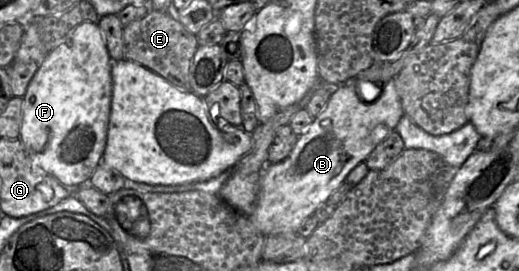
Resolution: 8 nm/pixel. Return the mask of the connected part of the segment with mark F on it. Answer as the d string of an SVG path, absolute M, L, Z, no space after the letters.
M97 22L82 23L75 27L75 29L68 36L66 36L65 39L63 39L51 52L49 52L45 60L39 65L38 70L31 79L27 87L27 91L23 96L19 140L23 143L25 149L30 152L30 158L34 165L37 165L43 169L46 173L54 177L64 186L79 186L80 184L87 184L94 171L102 161L102 156L107 141L107 131L111 112L112 62L113 61L109 56L104 37Z

